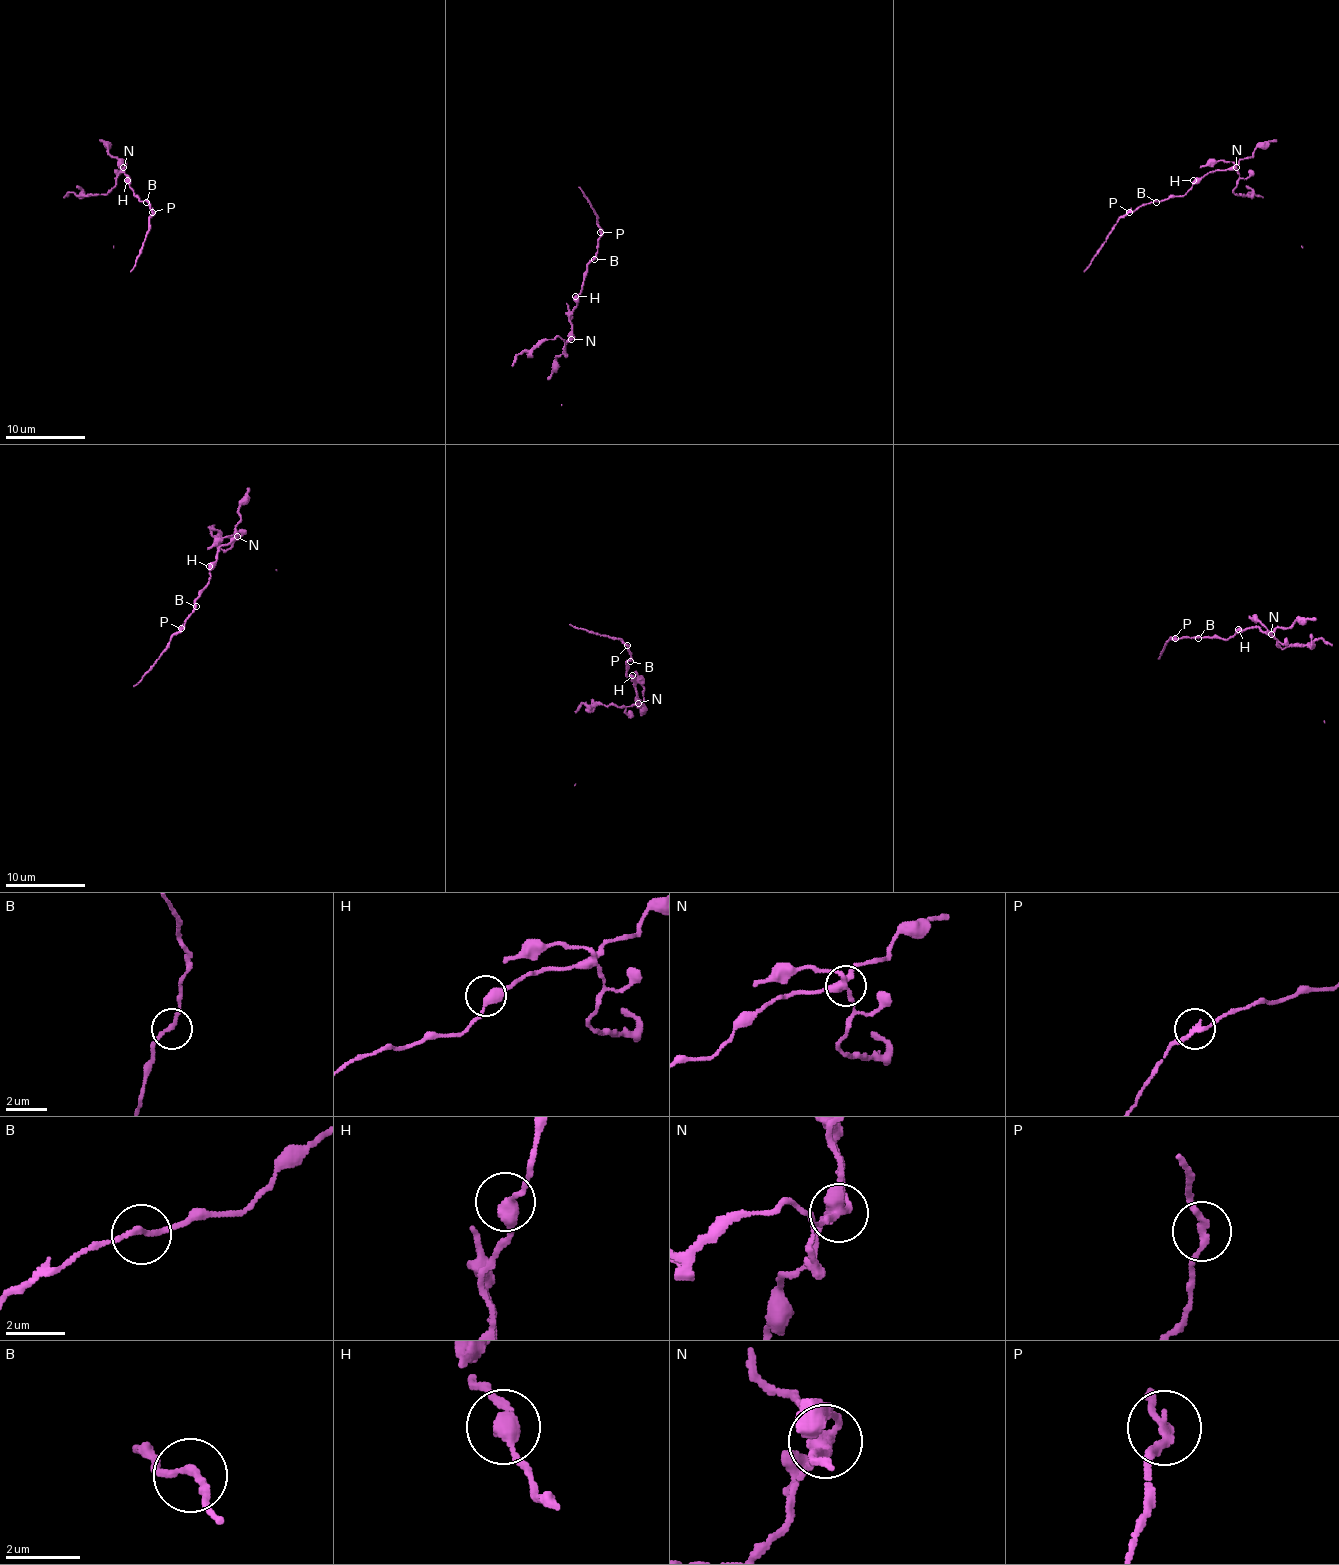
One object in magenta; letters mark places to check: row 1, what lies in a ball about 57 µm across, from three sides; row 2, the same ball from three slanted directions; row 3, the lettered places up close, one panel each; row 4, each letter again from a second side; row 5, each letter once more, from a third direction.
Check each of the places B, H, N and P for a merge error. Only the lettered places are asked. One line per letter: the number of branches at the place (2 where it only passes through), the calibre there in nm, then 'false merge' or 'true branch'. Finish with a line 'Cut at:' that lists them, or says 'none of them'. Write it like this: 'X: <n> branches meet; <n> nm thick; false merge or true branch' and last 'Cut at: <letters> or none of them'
B: 2 branches meet; 170 nm thick; true branch
H: 2 branches meet; 380 nm thick; true branch
N: 4 branches meet; 320 nm thick; false merge
P: 2 branches meet; 190 nm thick; false merge
Cut at: N, P

